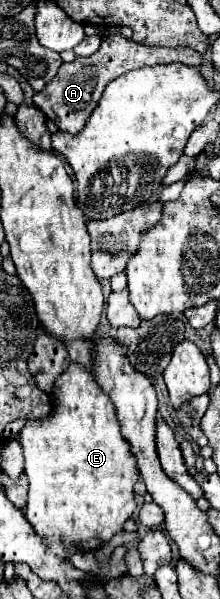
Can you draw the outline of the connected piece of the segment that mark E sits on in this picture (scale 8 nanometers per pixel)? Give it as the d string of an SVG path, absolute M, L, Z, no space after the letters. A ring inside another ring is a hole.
M76 361L56 379L52 389L52 411L46 419L26 417L26 425L20 431L20 445L26 457L26 477L30 483L26 519L34 525L38 533L46 539L50 553L60 557L70 557L72 551L80 551L76 545L82 545L84 551L104 545L110 541L114 533L122 531L122 523L130 519L136 509L134 501L134 483L138 481L136 457L132 455L130 443L120 435L120 423L116 419L116 407L112 407L112 399L100 391L92 371Z

